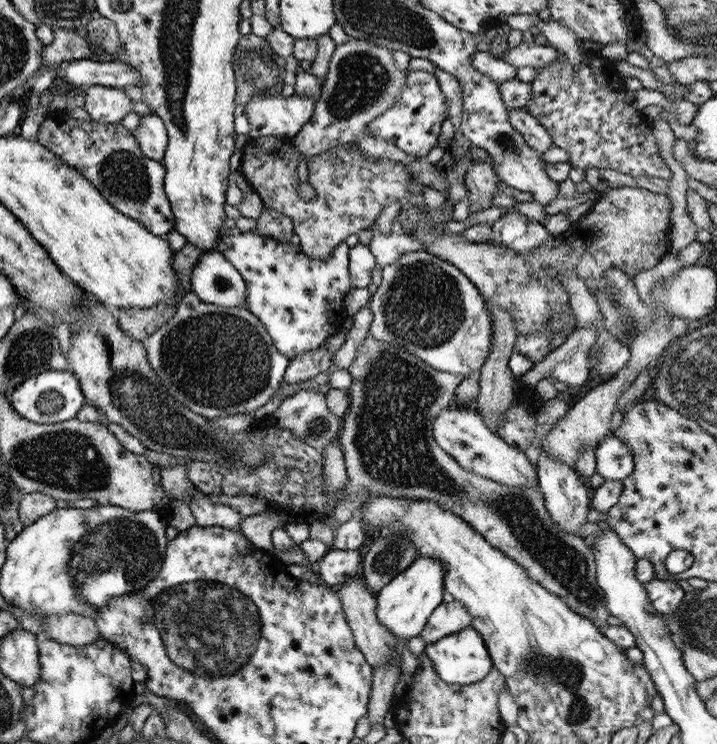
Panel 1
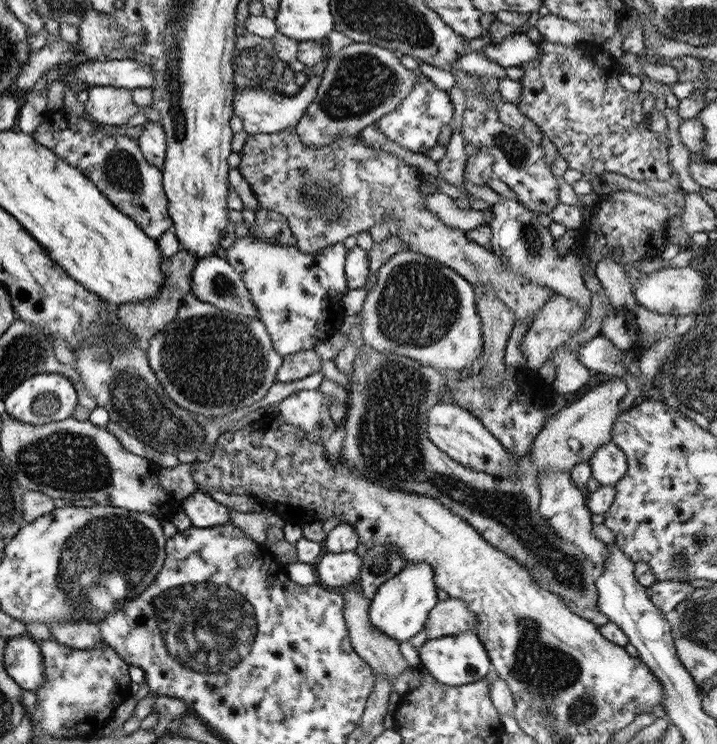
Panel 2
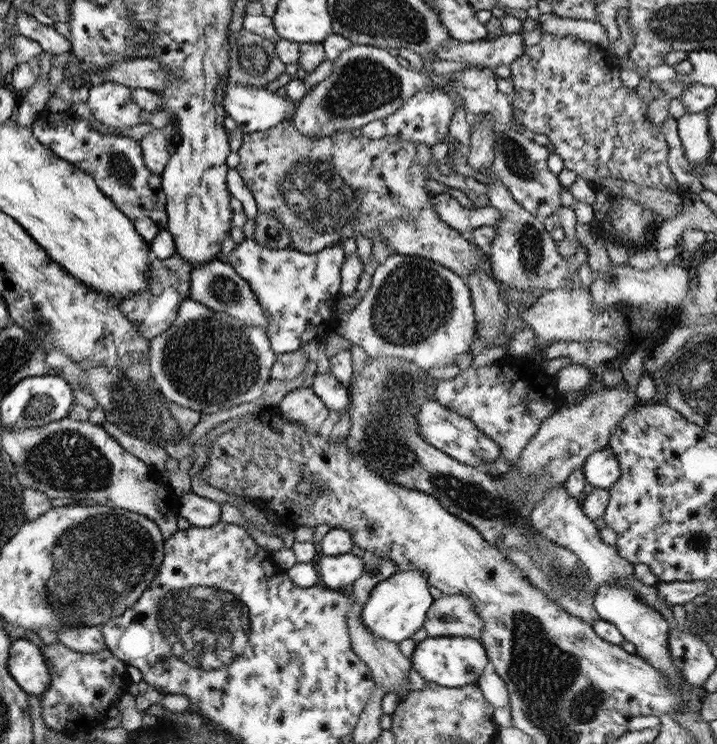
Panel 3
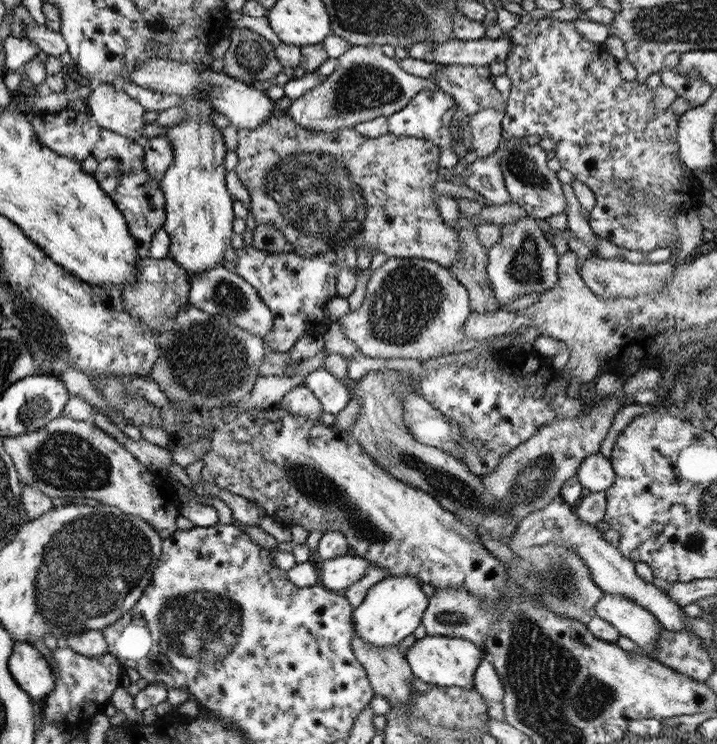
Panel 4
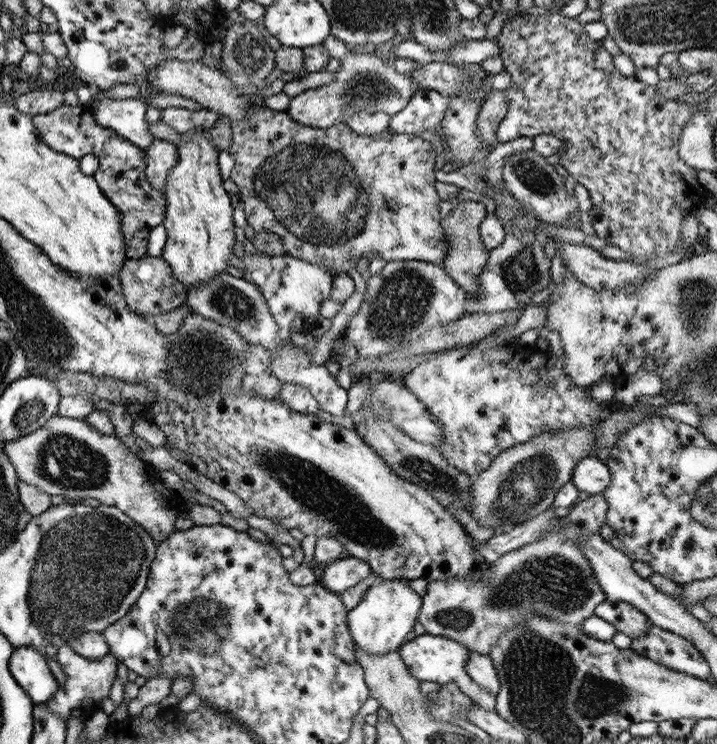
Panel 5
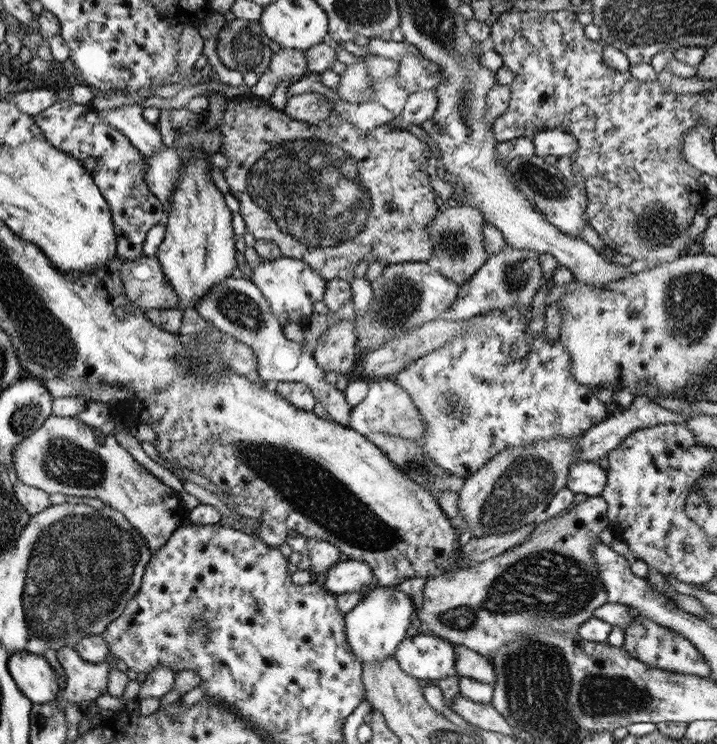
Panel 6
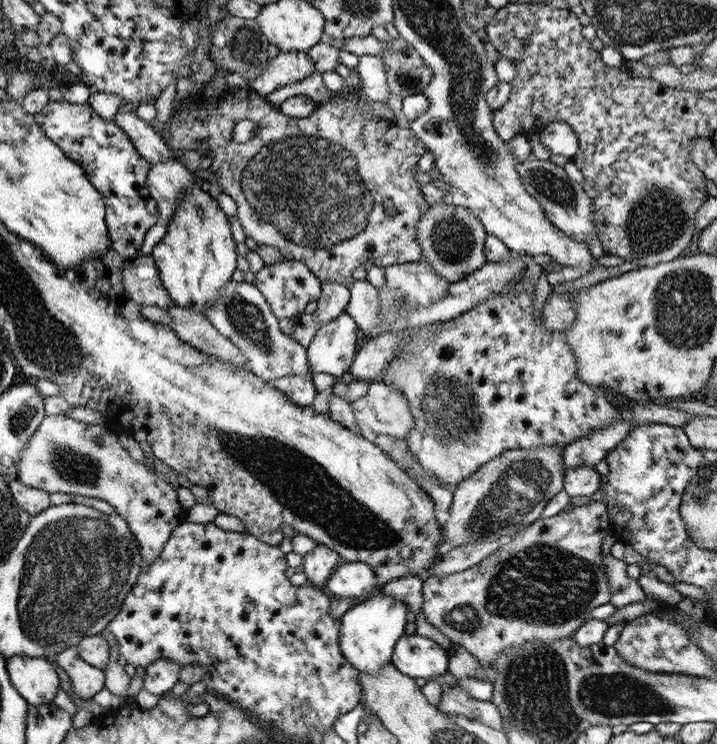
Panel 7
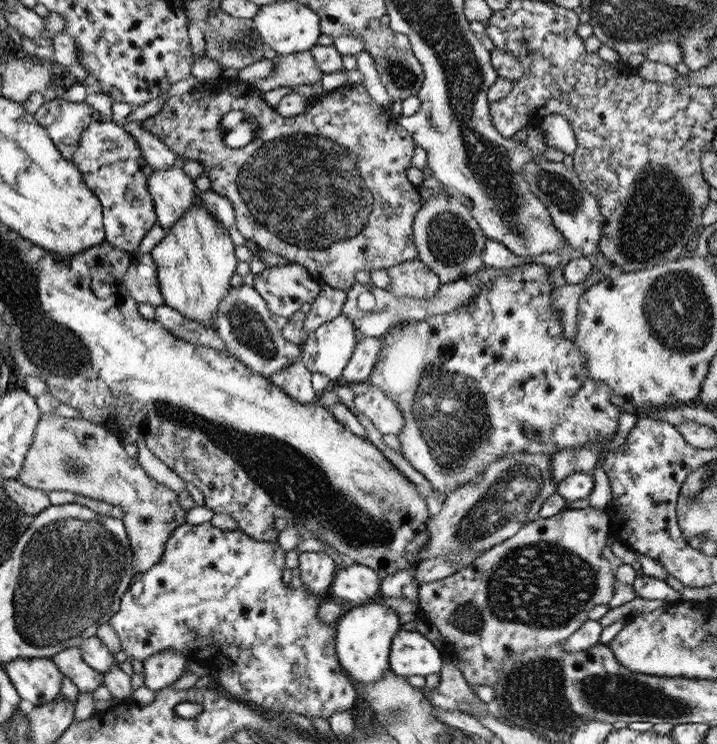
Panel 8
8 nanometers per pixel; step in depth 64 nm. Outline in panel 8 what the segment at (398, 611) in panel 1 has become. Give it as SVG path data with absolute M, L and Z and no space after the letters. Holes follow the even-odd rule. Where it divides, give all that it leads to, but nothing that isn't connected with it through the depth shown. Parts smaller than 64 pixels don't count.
M377 600L367 604L348 607L346 614L339 617L335 629L335 652L340 666L348 673L353 684L373 683L389 669L389 644L401 629L395 610Z

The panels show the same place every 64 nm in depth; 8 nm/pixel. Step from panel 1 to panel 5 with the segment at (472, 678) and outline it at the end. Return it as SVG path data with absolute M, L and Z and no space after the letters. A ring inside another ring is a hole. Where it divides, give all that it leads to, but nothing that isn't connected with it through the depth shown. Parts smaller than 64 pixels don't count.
M423 633L412 640L403 642L396 650L413 678L418 681L438 682L441 685L453 682L474 704L485 711L495 712L495 695L483 690L467 675L466 665L470 658L470 650L465 645L461 645L456 640Z

